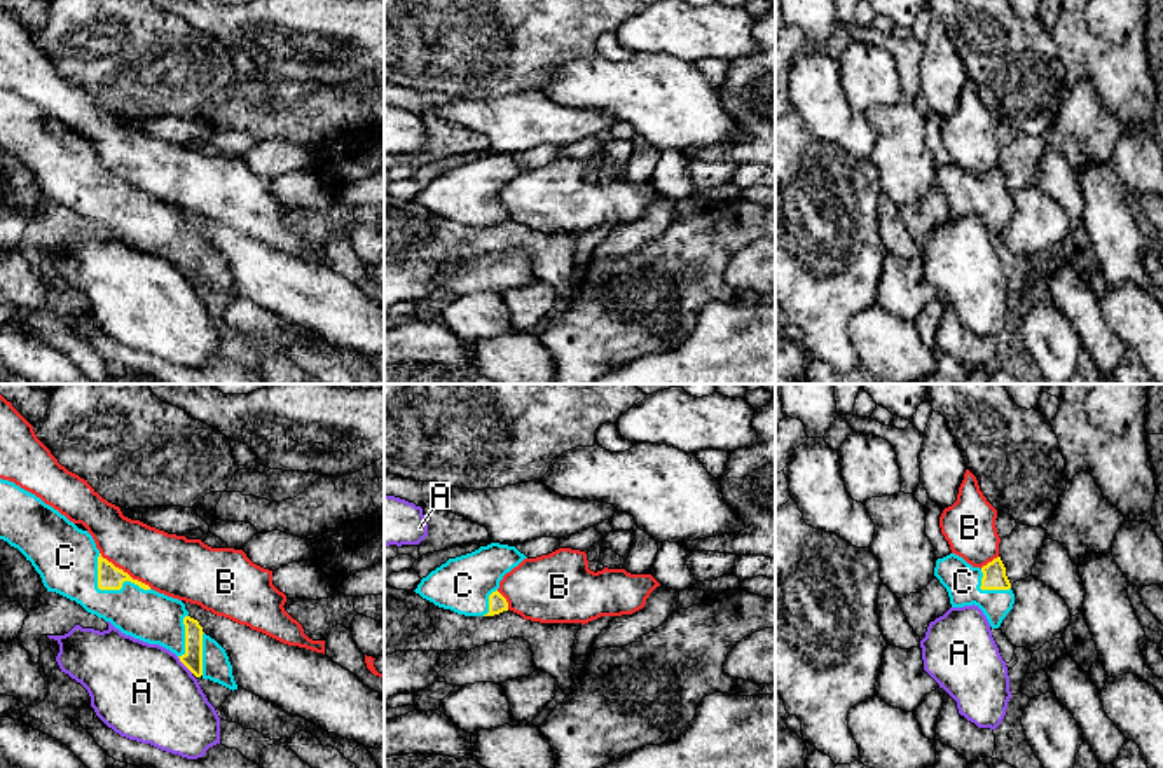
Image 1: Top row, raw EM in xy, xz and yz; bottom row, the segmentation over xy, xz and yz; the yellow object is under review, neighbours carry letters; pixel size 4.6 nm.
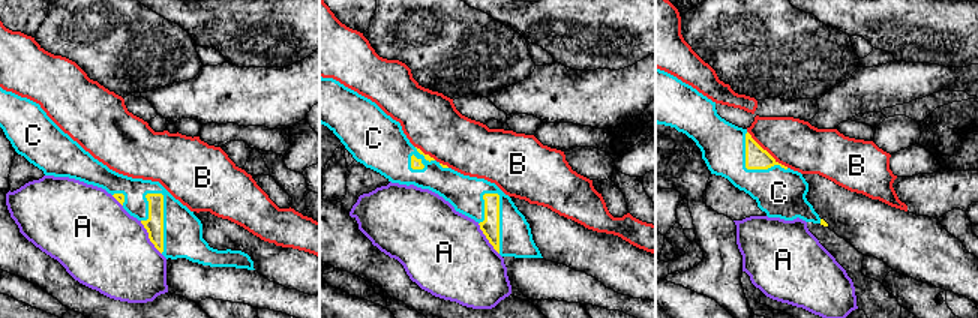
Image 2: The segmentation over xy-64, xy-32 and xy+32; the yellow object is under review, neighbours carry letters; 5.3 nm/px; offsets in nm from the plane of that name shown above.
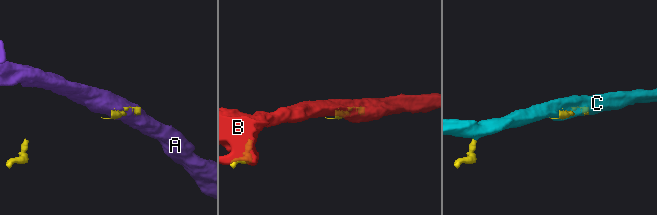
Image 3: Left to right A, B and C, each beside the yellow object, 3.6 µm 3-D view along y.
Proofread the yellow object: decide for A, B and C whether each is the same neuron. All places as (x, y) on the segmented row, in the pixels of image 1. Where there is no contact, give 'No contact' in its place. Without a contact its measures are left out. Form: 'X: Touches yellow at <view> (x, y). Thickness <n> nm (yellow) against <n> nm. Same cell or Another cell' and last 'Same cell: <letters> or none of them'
A: Touches yellow at xy (185, 665). Thickness 90 nm (yellow) against 440 nm. Another cell
B: Touches yellow at xy (123, 571). Thickness 110 nm (yellow) against 280 nm. Another cell
C: Touches yellow at xy (109, 589). Thickness 110 nm (yellow) against 280 nm. Same cell
Same cell: C

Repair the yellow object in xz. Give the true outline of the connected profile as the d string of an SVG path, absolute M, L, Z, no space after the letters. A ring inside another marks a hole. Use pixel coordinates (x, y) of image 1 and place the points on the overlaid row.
M491 543L449 559L423 578L414 592L458 614L494 616L508 611L506 599L498 592L499 581L524 559L515 546Z

